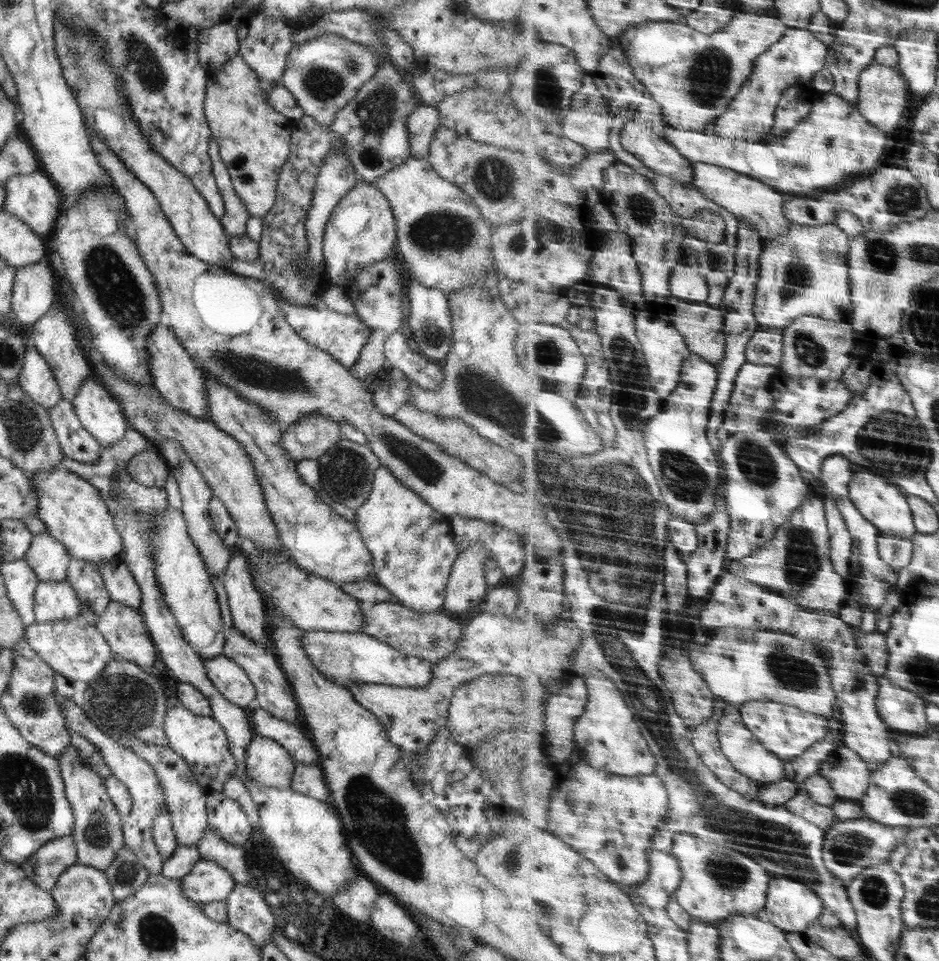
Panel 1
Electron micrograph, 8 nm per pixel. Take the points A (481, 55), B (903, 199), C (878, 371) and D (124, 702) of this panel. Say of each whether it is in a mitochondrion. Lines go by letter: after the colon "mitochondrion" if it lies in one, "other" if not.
A: mitochondrion
B: mitochondrion
C: other
D: mitochondrion

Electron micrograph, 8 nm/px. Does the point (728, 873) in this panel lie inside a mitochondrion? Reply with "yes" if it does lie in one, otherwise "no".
yes

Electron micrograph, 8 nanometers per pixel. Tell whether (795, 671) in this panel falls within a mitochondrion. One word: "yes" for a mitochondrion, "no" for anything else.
yes

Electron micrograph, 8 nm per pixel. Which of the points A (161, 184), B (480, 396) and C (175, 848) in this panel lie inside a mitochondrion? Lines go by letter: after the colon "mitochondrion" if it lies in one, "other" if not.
A: other
B: mitochondrion
C: other

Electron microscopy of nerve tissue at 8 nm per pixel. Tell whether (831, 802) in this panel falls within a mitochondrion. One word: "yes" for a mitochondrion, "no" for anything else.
no

